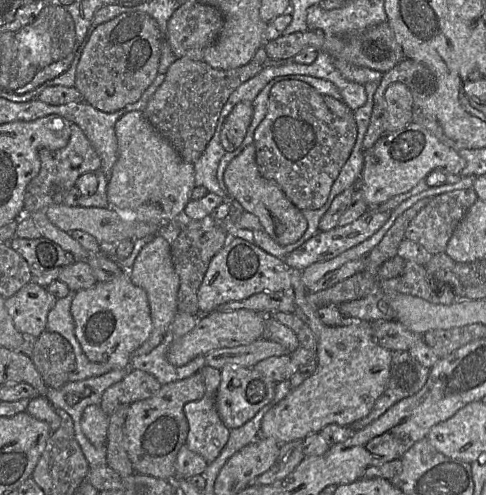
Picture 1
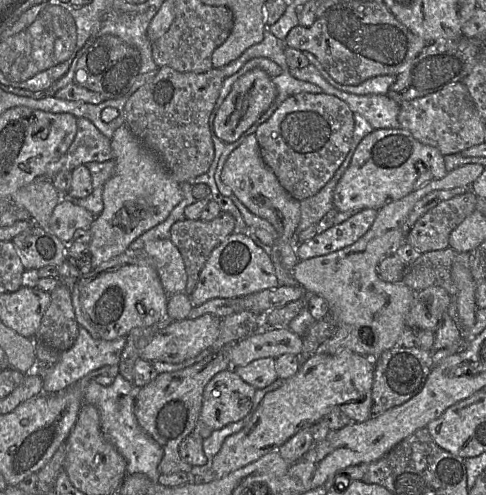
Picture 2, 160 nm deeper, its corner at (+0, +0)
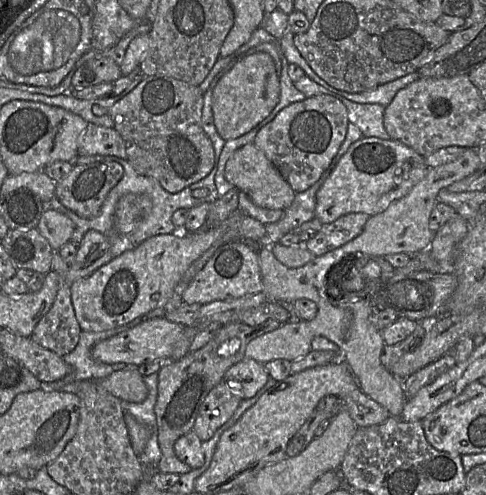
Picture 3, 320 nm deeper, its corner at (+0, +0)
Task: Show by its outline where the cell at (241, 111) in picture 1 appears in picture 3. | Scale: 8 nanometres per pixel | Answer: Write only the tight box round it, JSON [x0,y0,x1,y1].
[211,52,280,141]

